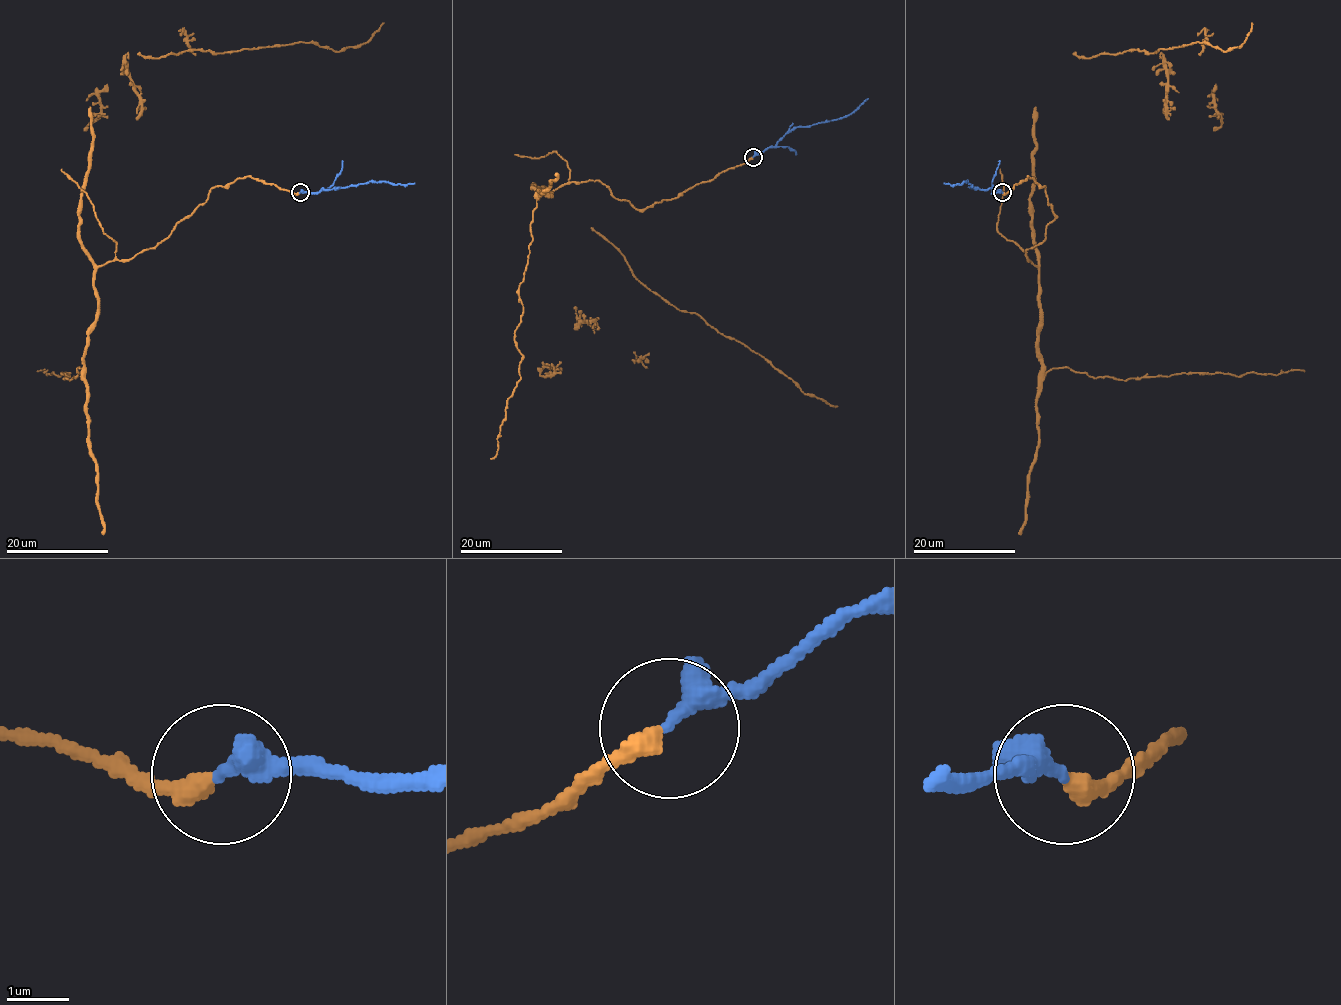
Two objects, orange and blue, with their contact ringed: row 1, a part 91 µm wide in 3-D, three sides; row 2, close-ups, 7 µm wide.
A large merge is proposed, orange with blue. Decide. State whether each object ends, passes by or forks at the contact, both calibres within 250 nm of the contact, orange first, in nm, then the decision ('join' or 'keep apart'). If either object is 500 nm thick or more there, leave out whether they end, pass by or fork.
orange ends there; blue passes by; 320 nm thick on the orange side, 280 nm on the other; join

